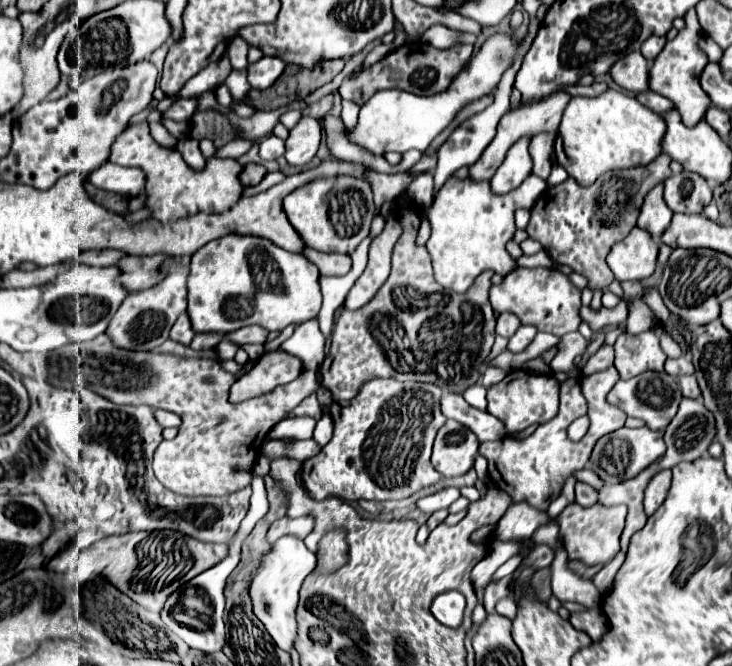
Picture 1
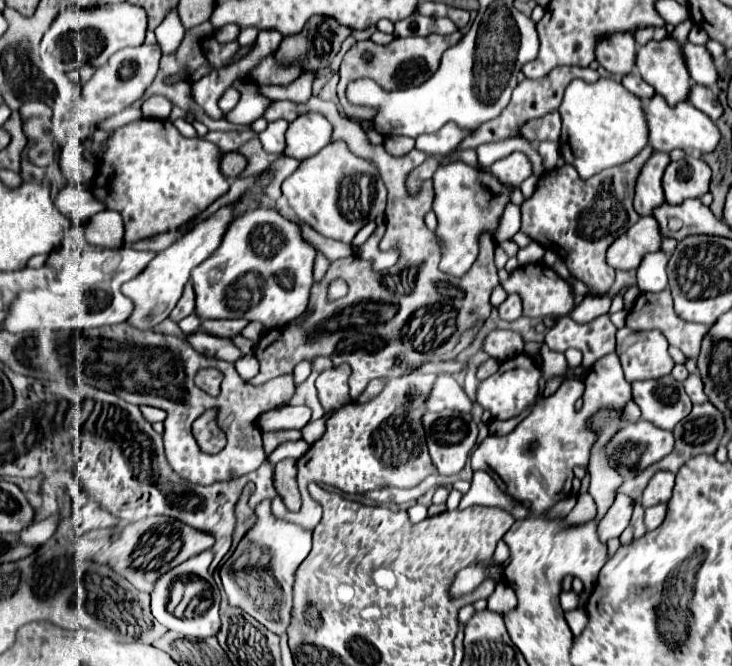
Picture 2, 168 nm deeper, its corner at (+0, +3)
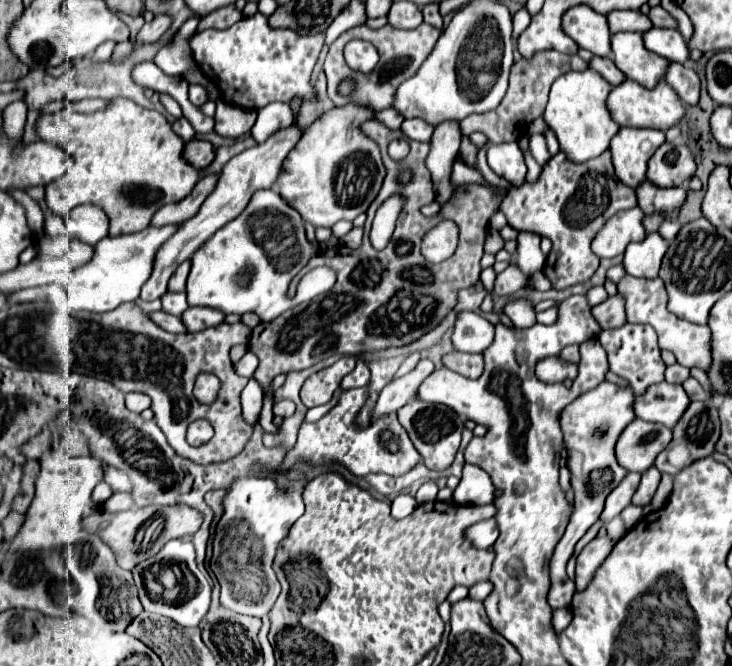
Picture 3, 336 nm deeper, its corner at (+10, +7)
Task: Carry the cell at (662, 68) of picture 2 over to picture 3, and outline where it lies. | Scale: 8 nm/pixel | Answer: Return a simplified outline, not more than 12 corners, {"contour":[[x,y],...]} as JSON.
{"contour":[[642,34],[612,36],[612,60],[626,78],[654,88],[668,60],[644,48]]}

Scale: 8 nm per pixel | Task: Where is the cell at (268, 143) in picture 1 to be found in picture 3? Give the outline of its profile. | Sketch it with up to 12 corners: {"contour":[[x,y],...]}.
{"contour":[[272,102],[252,126],[256,142],[294,124],[288,102]]}

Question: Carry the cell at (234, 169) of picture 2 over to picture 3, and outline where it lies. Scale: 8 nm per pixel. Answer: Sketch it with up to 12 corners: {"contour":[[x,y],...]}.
{"contour":[[206,140],[184,144],[184,158],[196,170],[214,160],[214,146]]}

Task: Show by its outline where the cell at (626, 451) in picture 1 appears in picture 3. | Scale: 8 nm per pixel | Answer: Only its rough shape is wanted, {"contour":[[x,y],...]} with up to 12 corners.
{"contour":[[636,418],[616,444],[618,464],[646,472],[672,430]]}

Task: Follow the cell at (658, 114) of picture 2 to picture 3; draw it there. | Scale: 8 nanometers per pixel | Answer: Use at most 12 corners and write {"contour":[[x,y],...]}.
{"contour":[[632,80],[610,90],[606,106],[620,126],[668,130],[684,116],[664,82]]}

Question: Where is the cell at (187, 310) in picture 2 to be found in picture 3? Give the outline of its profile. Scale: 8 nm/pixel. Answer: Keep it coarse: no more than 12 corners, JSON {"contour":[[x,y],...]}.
{"contour":[[190,260],[182,262],[170,278],[168,290],[184,292]]}

